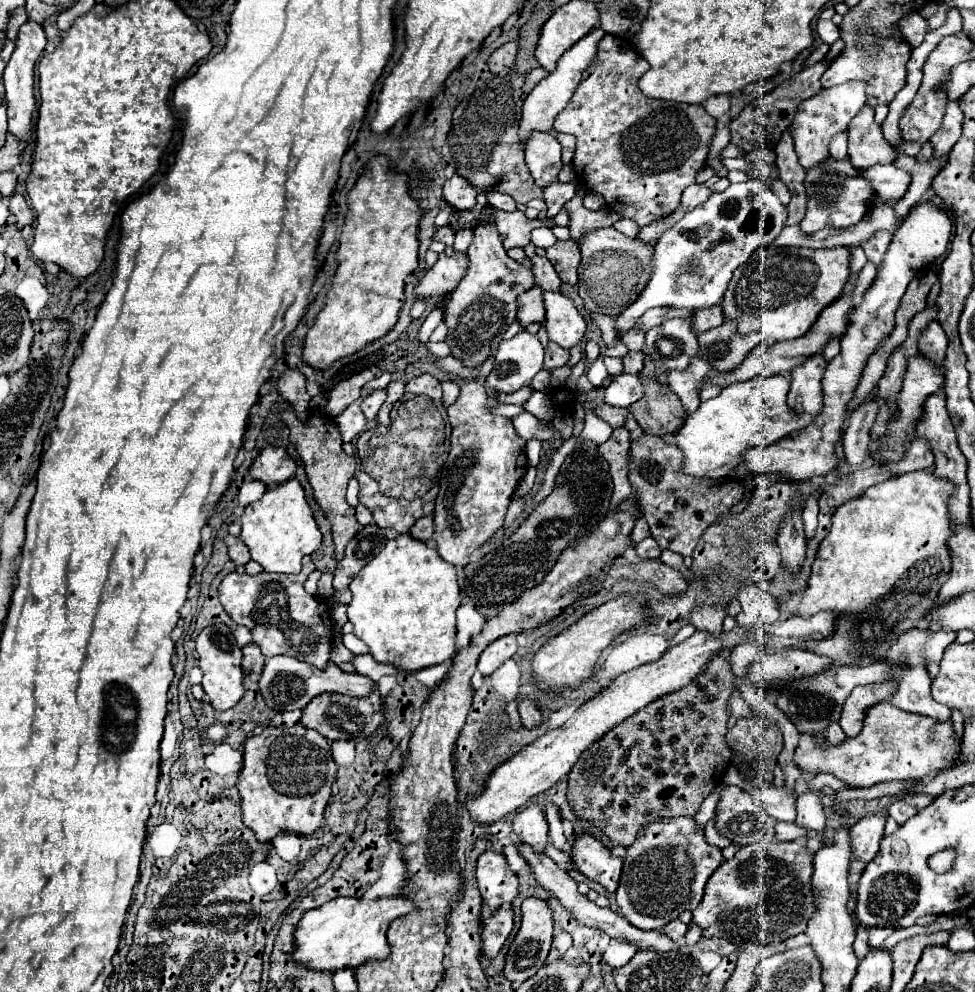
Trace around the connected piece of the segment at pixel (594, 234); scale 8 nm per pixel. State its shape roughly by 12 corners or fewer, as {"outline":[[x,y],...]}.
{"outline":[[615,228],[579,238],[579,296],[617,316],[647,284],[651,246]]}

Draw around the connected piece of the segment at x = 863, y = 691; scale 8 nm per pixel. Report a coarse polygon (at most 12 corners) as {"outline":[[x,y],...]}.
{"outline":[[897,682],[857,686],[845,700],[839,726],[857,736],[863,712],[889,700]]}

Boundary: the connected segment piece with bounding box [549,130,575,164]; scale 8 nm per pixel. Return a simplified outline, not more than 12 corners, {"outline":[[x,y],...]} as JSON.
{"outline":[[549,130],[563,146],[563,162],[569,164],[575,154],[575,138]]}

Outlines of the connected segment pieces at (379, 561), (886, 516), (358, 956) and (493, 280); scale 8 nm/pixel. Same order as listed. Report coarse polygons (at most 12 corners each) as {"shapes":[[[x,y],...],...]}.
{"shapes":[[[407,534],[353,578],[349,622],[405,674],[455,654],[455,566]],[[923,468],[837,508],[783,618],[883,662],[951,572],[957,486]],[[337,896],[303,914],[295,960],[313,970],[389,956],[407,896]],[[493,222],[445,304],[451,356],[479,368],[535,284]]]}

